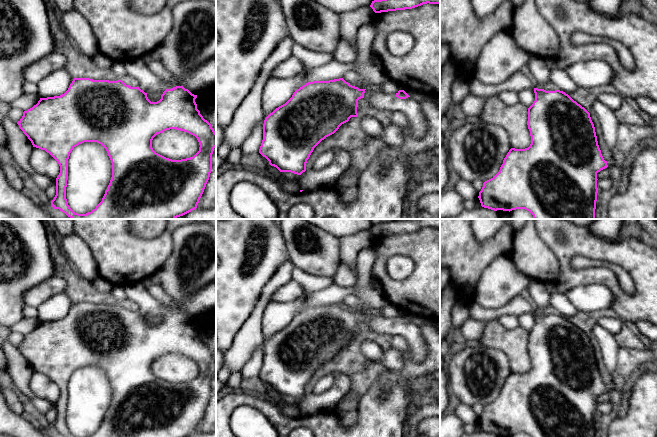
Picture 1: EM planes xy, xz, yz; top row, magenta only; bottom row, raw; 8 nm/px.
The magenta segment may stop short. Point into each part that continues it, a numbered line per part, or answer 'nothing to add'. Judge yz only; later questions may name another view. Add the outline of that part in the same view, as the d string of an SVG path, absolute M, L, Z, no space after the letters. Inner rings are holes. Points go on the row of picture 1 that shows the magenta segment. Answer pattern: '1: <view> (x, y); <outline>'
1: yz (537, 66); M533 57L527 64L530 72L536 80L536 87L544 89L544 85L550 82L551 69L548 68L544 59Z

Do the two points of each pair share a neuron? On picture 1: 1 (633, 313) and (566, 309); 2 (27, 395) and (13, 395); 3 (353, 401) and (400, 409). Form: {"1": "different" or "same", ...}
{"1": "different", "2": "different", "3": "different"}

